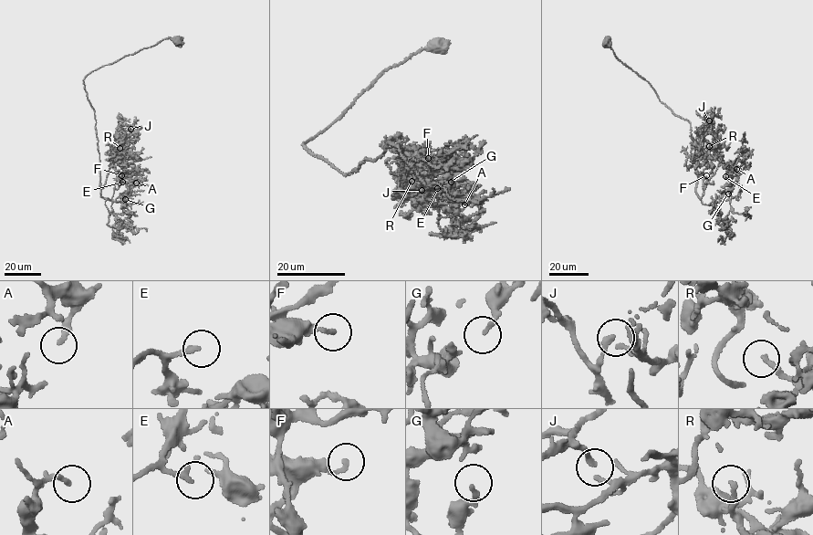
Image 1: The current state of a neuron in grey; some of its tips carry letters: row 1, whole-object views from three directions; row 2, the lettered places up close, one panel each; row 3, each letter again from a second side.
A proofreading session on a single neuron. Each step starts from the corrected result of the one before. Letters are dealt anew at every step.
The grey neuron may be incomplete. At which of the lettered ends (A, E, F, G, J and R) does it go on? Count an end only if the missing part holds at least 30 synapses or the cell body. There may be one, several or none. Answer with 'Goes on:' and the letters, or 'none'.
Goes on: E, G, R

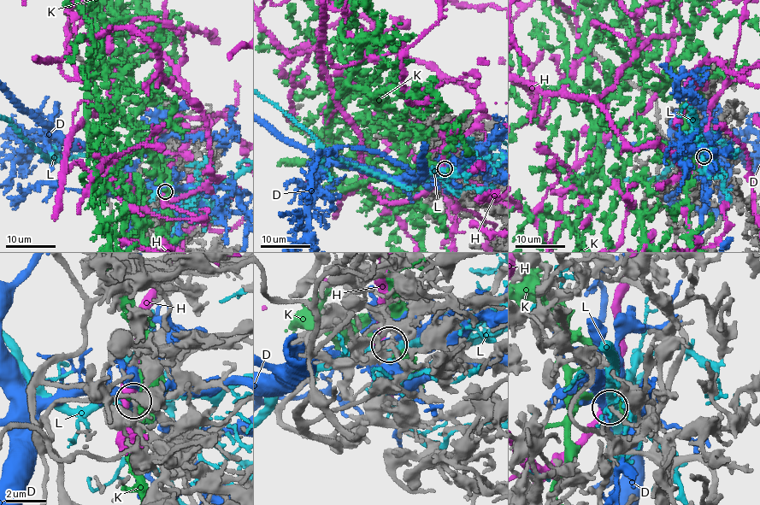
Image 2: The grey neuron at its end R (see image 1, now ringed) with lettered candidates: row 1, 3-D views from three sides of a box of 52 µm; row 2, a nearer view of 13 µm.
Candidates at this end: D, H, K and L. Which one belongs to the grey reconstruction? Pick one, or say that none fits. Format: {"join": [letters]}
{"join": []}

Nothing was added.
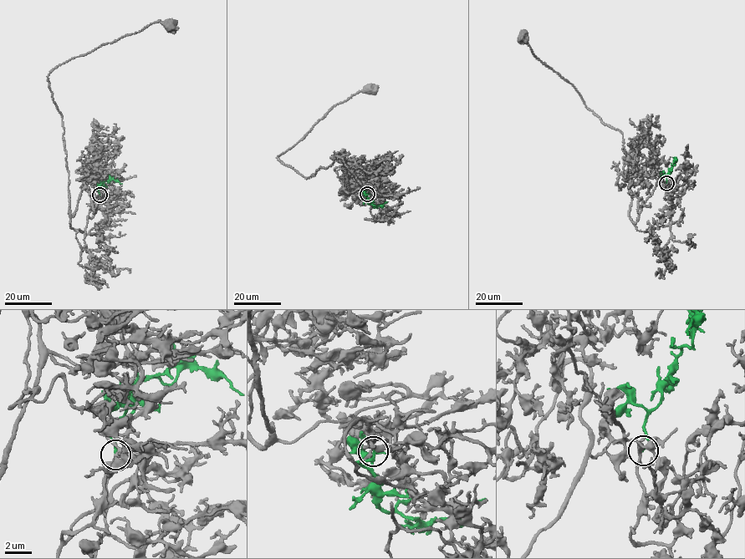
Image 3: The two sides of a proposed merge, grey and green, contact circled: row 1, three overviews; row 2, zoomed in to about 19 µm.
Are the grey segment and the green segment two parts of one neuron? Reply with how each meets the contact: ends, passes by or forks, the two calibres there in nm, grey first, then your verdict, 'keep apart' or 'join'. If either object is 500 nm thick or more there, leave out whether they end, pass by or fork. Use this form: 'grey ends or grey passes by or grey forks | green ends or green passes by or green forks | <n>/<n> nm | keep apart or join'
grey forks | green ends | 280/160 nm | join

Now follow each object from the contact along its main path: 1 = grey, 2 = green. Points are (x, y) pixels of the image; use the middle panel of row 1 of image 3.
1: (367, 193), (365, 188), (363, 195), (337, 156), (307, 179), (277, 157), (333, 107), (369, 88)
2: (367, 193), (365, 195), (369, 204), (378, 206), (387, 202)

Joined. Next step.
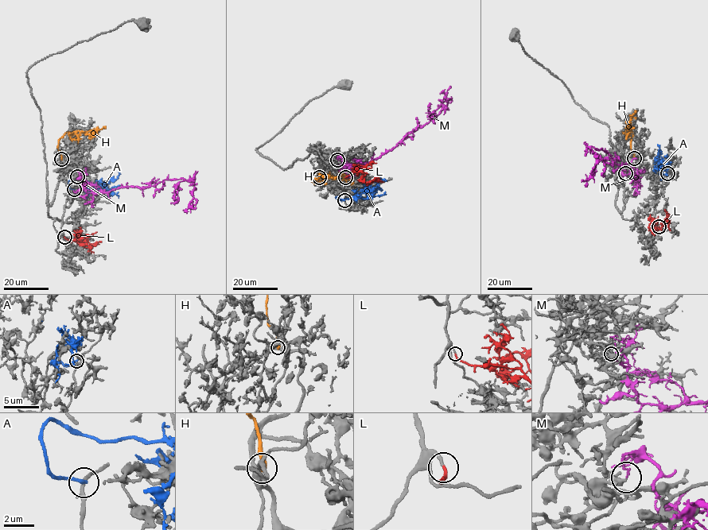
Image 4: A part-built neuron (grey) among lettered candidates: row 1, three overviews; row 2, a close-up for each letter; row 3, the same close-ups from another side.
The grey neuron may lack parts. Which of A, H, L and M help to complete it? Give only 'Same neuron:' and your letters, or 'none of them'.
Same neuron: L

